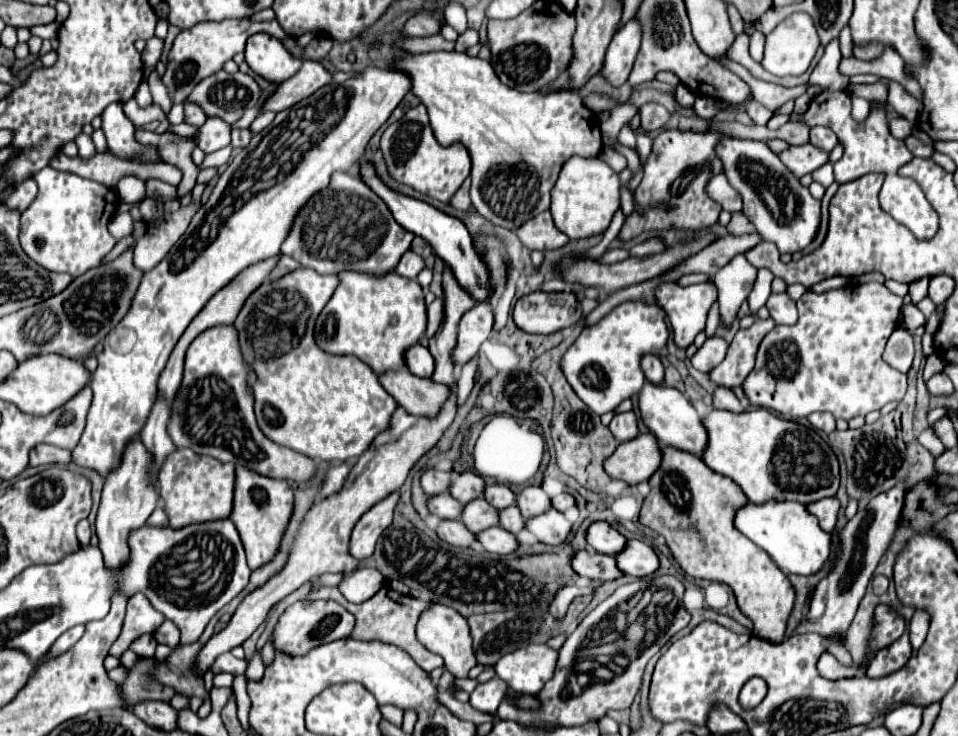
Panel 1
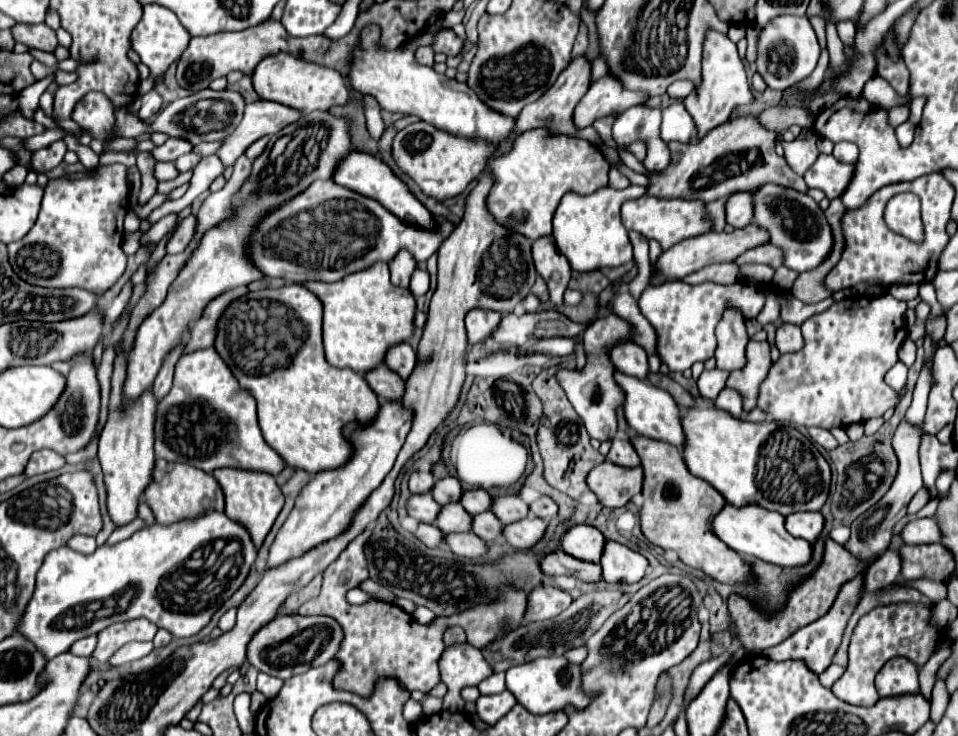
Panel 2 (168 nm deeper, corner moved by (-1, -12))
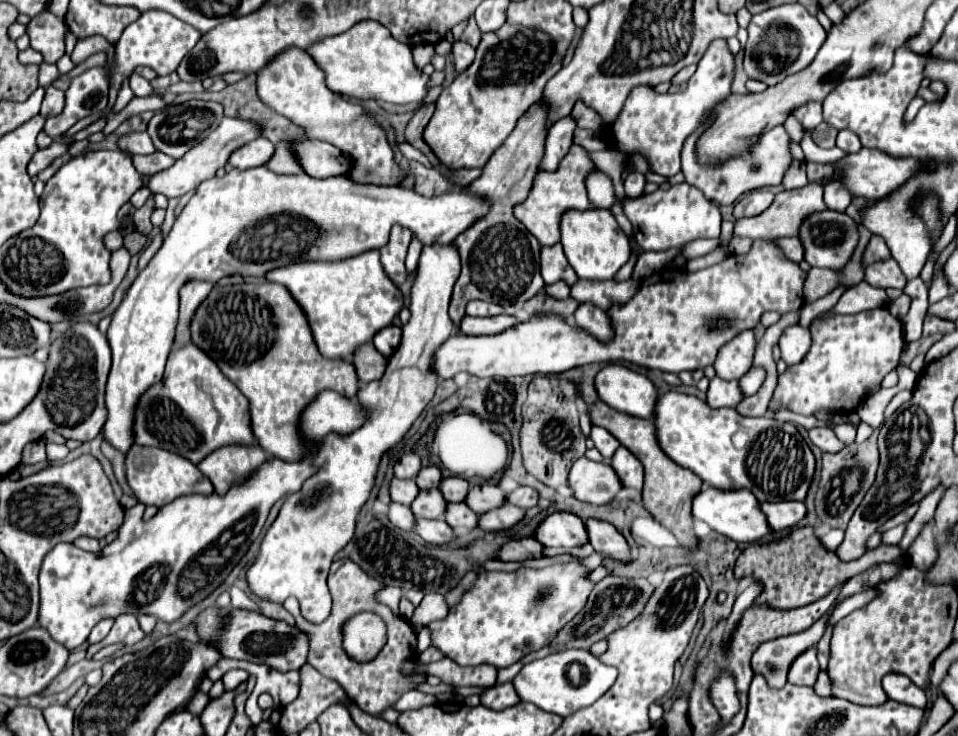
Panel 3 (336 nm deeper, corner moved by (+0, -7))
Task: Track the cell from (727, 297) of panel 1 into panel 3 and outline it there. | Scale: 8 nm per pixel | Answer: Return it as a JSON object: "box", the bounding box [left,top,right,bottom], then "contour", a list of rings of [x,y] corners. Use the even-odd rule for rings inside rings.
{"box":[713,330,755,380],"contour":[[[745,330],[745,334],[739,334],[729,342],[729,346],[721,348],[721,354],[717,356],[717,362],[713,364],[717,370],[717,376],[721,380],[739,380],[745,372],[749,372],[753,364],[755,354],[755,338],[751,330]]]}

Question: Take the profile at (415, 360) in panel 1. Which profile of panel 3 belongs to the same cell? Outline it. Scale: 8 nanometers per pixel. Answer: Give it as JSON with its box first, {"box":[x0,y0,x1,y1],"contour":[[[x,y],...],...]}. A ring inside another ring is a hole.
{"box":[373,324,401,356],"contour":[[[397,324],[385,326],[373,336],[373,344],[383,356],[389,356],[397,348],[399,340],[401,340],[401,328]]]}

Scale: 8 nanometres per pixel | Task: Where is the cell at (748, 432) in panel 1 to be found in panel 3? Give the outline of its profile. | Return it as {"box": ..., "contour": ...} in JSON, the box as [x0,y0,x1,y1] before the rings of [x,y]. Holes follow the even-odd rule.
{"box":[653,392,815,502],"contour":[[[665,392],[657,398],[655,404],[655,414],[653,414],[653,424],[655,424],[655,434],[661,450],[679,466],[689,468],[695,472],[703,482],[717,486],[719,490],[737,490],[737,488],[747,488],[755,494],[757,500],[761,502],[781,502],[781,500],[803,500],[813,472],[815,472],[815,458],[801,438],[801,434],[795,430],[791,422],[779,424],[777,420],[769,416],[761,418],[745,418],[737,414],[733,408],[709,408],[703,400],[697,396],[689,394],[679,394],[679,392]],[[743,432],[747,438],[743,446],[735,446],[733,436]]]}

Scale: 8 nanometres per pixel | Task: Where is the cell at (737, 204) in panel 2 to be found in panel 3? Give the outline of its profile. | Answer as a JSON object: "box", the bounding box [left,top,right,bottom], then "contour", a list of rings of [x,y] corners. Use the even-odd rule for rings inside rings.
{"box":[735,190,775,218],"contour":[[[755,190],[755,192],[749,192],[745,194],[739,204],[735,206],[735,218],[747,218],[747,216],[757,216],[761,212],[765,212],[771,204],[773,204],[773,198],[775,194],[769,192],[769,190]]]}

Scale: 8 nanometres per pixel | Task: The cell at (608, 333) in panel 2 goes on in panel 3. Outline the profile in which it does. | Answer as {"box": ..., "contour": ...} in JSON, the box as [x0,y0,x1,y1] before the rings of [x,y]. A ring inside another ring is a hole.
{"box":[591,428,621,462],"contour":[[[595,428],[591,430],[591,440],[595,444],[595,448],[601,452],[601,456],[605,458],[605,462],[609,462],[615,454],[615,450],[621,446],[617,442],[617,438],[613,438],[613,434],[609,434],[605,428]]]}

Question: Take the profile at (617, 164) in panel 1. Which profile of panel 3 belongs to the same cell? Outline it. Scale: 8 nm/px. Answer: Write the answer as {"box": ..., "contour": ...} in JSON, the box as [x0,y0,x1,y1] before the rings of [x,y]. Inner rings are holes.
{"box":[625,172,647,198],"contour":[[[629,172],[627,180],[625,180],[625,194],[637,198],[639,194],[643,194],[645,184],[647,184],[647,178],[643,172]]]}

